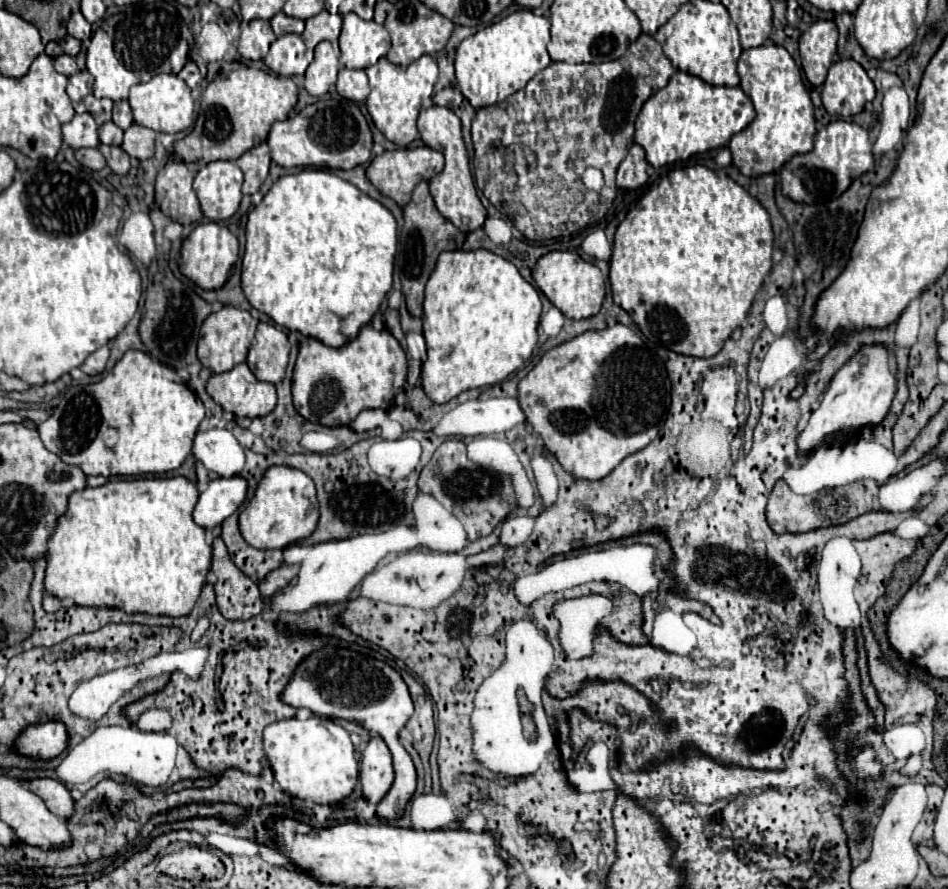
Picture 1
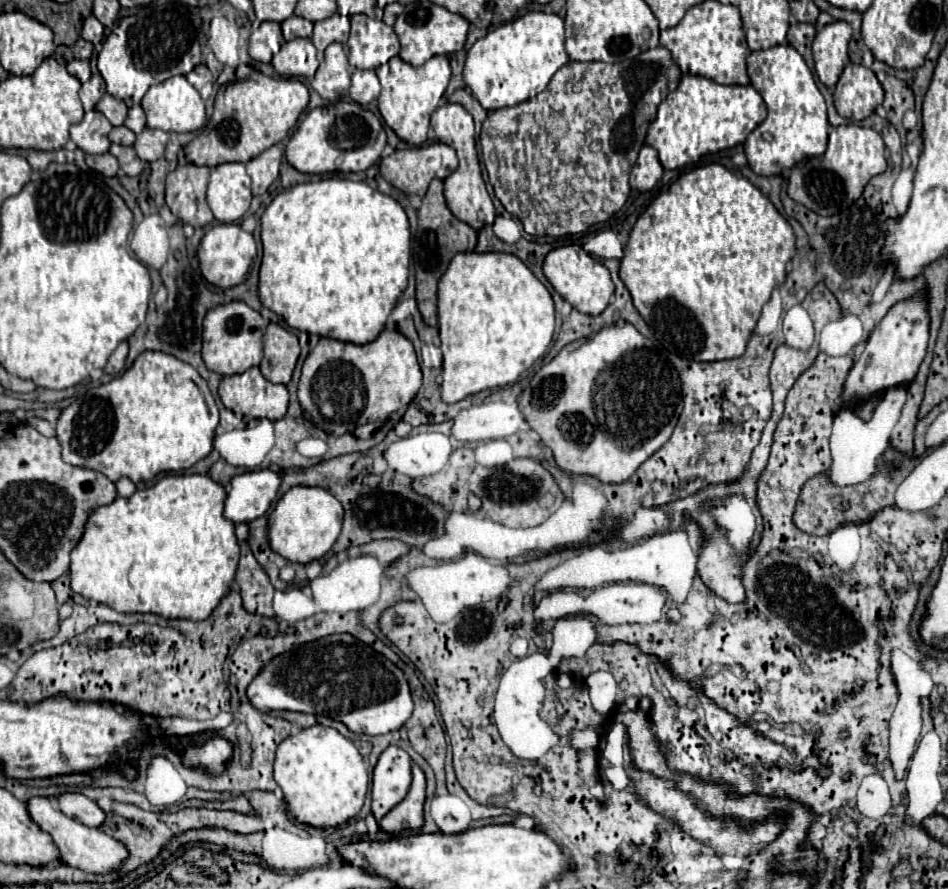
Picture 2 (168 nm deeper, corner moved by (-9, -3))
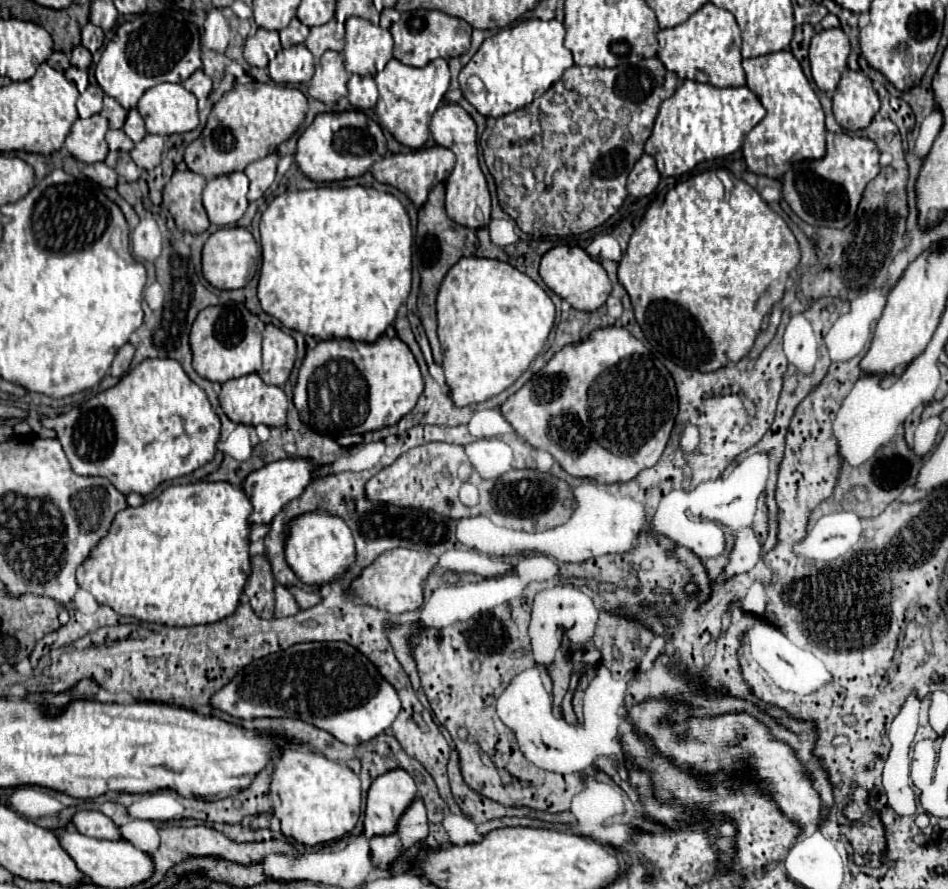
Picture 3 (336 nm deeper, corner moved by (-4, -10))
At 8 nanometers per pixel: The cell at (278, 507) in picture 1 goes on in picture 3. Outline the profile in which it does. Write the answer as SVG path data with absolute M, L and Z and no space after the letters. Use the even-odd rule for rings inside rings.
M304 513L288 523L286 529L286 561L298 579L306 585L320 587L336 581L356 559L354 537L344 519L332 517L328 513Z

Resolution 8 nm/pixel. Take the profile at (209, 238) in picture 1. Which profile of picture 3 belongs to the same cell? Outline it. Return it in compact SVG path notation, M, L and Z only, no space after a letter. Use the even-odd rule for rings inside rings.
M224 227L214 231L202 251L202 271L210 285L218 289L242 289L250 281L252 263L258 257L258 245L244 227Z

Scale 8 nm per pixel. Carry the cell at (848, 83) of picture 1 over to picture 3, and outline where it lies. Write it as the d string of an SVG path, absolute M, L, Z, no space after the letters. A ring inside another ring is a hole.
M846 69L832 97L834 117L848 131L860 131L870 125L880 109L878 93L870 79L858 71Z

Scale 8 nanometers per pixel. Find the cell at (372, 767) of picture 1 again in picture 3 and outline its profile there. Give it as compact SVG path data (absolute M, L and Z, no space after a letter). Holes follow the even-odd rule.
M388 771L380 775L370 791L364 811L364 835L390 835L396 831L400 817L418 797L414 779L406 771Z

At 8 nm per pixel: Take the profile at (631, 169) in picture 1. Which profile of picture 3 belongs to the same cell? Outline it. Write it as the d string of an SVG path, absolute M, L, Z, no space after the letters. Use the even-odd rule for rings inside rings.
M644 153L628 175L628 193L634 197L646 197L656 189L658 181L660 173L656 169L656 161Z

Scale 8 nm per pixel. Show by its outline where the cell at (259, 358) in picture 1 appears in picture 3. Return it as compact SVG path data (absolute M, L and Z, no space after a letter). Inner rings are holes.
M266 325L262 337L262 367L258 375L268 385L284 387L296 361L296 341L276 325Z

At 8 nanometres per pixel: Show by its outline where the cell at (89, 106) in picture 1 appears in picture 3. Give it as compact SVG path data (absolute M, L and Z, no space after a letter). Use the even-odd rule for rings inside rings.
M104 97L104 109L100 111L102 117L106 117L110 121L110 129L122 129L128 111L114 99L114 97Z

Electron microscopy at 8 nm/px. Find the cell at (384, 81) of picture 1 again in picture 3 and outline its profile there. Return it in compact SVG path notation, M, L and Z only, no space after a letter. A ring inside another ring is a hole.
M392 59L384 67L384 71L376 75L376 85L380 91L380 99L376 103L378 123L388 129L402 145L420 149L430 137L428 123L432 119L432 113L440 105L450 85L450 71L446 59L434 59L426 67L410 67L400 63L398 59Z

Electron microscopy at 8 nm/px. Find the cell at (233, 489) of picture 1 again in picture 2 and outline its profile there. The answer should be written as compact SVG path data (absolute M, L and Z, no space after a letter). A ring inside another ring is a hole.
M255 470L233 476L227 486L223 516L235 524L263 516L275 500L279 484L281 474L275 470Z

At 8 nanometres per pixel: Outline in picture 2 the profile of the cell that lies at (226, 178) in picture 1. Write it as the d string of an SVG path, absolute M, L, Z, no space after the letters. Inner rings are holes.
M219 164L211 170L207 202L219 222L239 220L251 204L251 178L245 164Z

